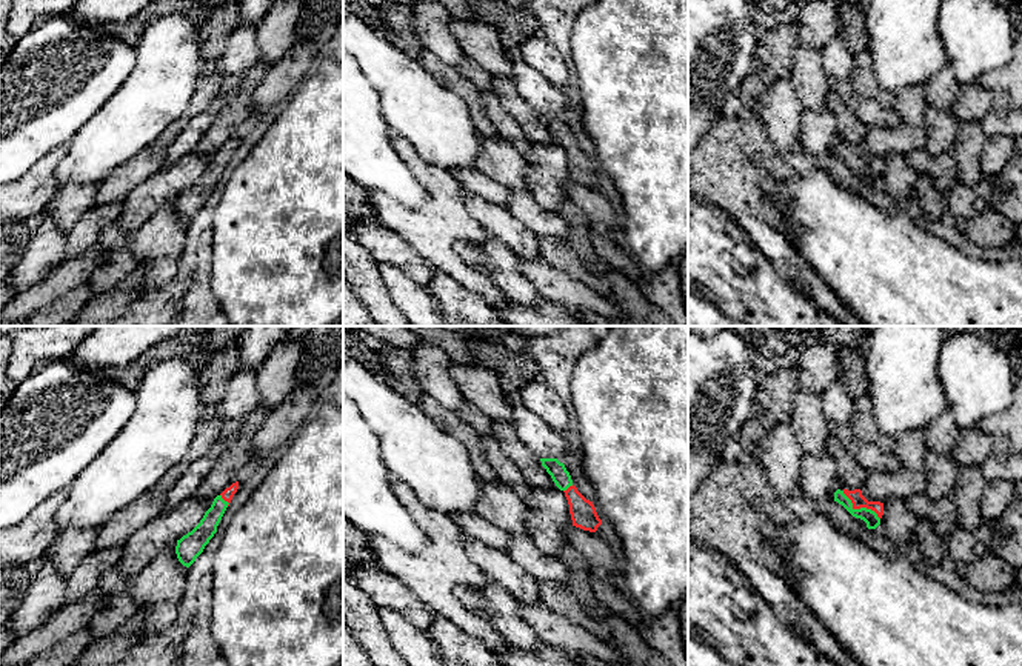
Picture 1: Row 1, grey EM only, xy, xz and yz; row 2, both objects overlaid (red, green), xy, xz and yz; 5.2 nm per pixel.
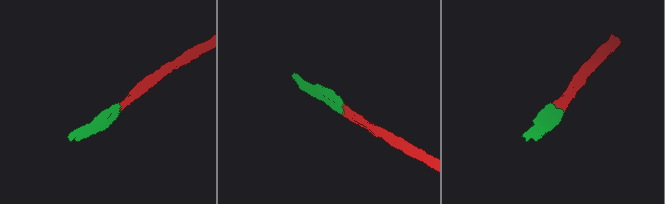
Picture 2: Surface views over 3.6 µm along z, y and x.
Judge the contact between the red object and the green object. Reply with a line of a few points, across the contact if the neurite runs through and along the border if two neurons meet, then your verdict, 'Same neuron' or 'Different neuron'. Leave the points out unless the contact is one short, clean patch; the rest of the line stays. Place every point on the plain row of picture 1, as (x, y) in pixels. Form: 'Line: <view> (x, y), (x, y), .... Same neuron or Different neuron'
Line: yz (856, 153), (859, 163), (870, 173). Same neuron

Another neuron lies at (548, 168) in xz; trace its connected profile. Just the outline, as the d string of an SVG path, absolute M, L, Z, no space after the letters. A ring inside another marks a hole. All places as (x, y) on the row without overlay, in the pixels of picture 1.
M531 143L528 163L528 186L536 201L548 211L560 212L569 201L565 185L573 181L569 160L559 143Z

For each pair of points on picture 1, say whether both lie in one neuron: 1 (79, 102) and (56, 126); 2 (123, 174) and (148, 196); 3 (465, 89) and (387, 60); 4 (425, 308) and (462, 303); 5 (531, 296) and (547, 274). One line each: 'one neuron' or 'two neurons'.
1: one neuron
2: two neurons
3: two neurons
4: two neurons
5: two neurons

